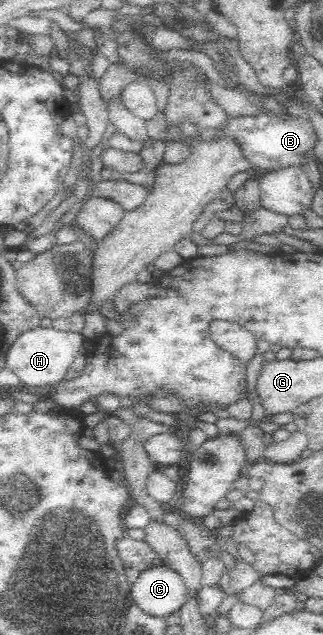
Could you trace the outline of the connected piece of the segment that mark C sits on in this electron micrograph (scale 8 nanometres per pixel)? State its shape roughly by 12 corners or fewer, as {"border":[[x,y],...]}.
{"border":[[167,566],[142,571],[129,596],[163,619],[188,600],[181,576]]}

